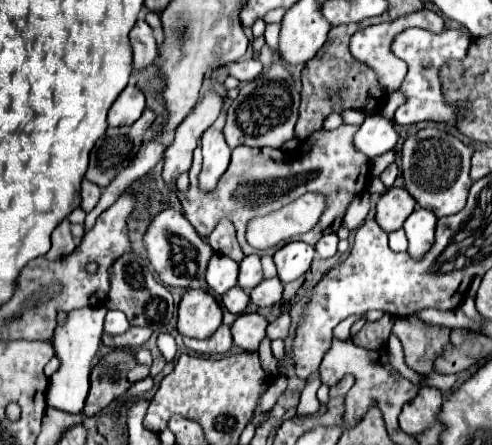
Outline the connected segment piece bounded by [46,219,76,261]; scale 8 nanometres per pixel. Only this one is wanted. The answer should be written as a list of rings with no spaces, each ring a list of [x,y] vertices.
[[[64,219],[52,233],[52,249],[46,253],[48,261],[58,261],[76,249],[76,243],[70,233],[70,221]]]

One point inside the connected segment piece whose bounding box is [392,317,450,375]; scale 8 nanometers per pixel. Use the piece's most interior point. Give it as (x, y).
(414, 334)

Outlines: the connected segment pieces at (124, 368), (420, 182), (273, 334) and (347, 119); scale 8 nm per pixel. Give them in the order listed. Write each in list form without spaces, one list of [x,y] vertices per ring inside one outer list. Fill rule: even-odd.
[[[112,349],[112,353],[102,357],[96,365],[96,375],[90,379],[90,393],[82,413],[96,415],[148,375],[150,367],[138,363],[132,349]]]
[[[426,127],[410,135],[402,147],[402,175],[408,193],[420,207],[430,209],[436,217],[458,213],[466,205],[466,197],[472,185],[472,179],[468,175],[472,153],[472,147],[436,127]]]
[[[282,313],[274,323],[268,325],[268,337],[270,339],[286,339],[290,331],[290,313]]]
[[[346,109],[346,111],[342,111],[342,121],[346,124],[361,125],[364,120],[365,116],[359,110]]]

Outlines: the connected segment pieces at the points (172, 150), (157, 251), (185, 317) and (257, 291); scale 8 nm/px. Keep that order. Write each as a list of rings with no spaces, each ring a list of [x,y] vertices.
[[[206,89],[198,107],[184,119],[180,129],[176,129],[174,141],[164,151],[164,181],[174,185],[178,175],[190,169],[192,153],[198,147],[202,133],[216,121],[224,107],[224,97],[218,95],[214,89]]]
[[[172,207],[152,217],[144,233],[144,245],[146,245],[146,253],[154,271],[160,275],[164,285],[172,285],[172,287],[188,287],[192,279],[206,273],[206,265],[210,257],[214,255],[212,247],[196,233],[190,221]]]
[[[188,289],[178,305],[178,331],[184,337],[206,339],[222,323],[220,303],[204,289]]]
[[[278,277],[272,279],[264,279],[260,285],[256,285],[250,293],[252,303],[256,303],[258,307],[270,307],[274,303],[278,303],[282,299],[282,281]]]

